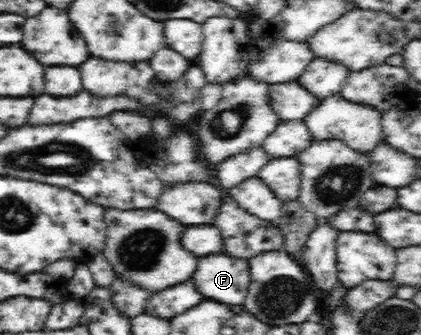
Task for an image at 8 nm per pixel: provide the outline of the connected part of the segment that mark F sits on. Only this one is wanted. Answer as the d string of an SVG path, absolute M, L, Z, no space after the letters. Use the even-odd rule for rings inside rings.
M224 255L200 257L194 283L206 300L243 305L246 289L251 285L252 269L246 259Z

